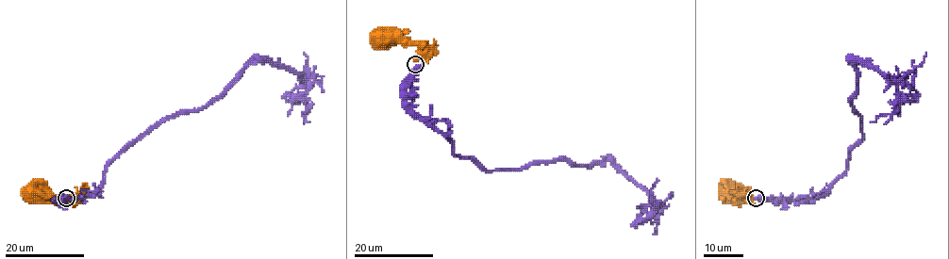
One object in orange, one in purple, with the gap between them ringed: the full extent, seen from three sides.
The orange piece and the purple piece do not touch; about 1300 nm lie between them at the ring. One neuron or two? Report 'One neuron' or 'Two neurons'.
One neuron

